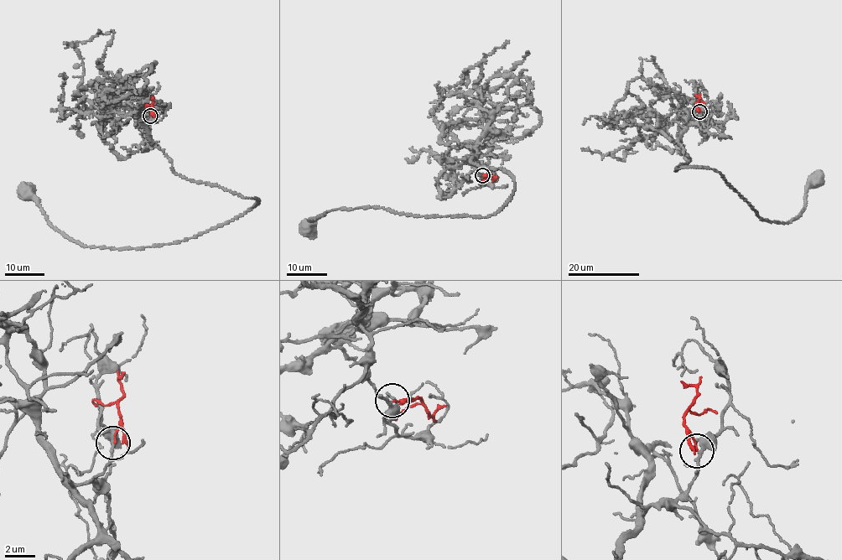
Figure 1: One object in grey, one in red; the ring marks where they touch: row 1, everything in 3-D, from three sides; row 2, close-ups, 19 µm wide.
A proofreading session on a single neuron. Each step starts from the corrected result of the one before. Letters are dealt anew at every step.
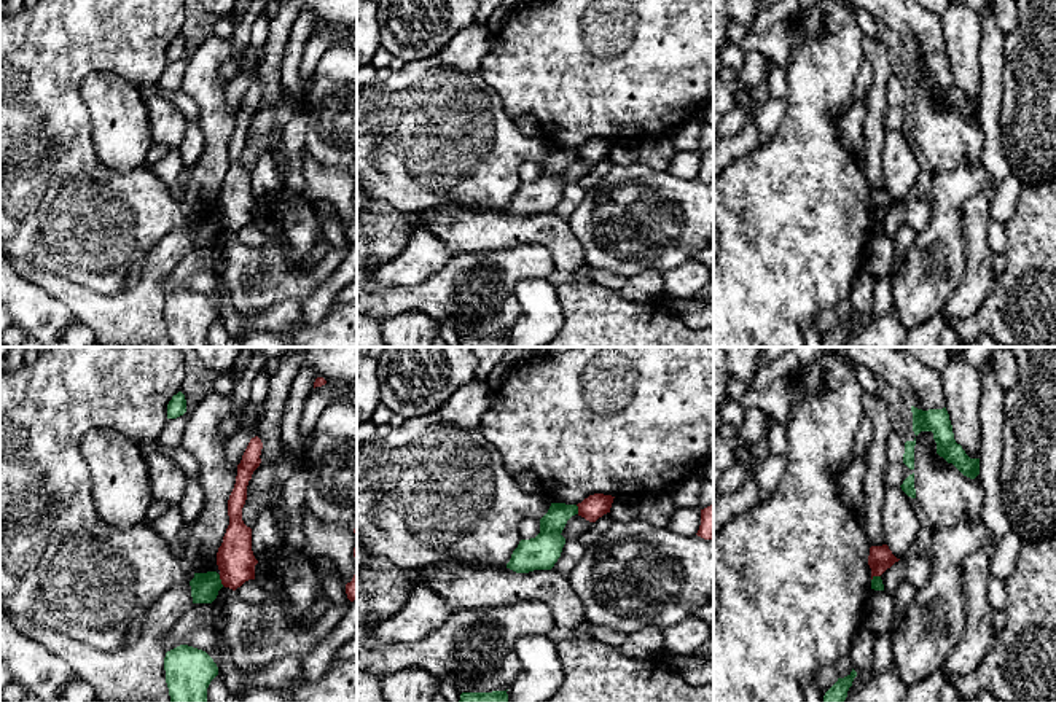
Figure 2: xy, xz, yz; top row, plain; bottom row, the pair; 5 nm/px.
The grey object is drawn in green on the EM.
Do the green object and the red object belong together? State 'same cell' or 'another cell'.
another cell

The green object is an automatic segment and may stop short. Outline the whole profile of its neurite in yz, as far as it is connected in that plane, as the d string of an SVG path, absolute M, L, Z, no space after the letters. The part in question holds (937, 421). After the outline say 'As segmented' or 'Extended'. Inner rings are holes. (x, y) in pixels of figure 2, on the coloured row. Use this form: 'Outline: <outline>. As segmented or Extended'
Outline: M911 406L913 431L932 431L937 443L937 454L952 463L964 476L975 479L980 474L980 458L970 458L960 444L956 443L952 425L946 408L922 411Z. As segmented

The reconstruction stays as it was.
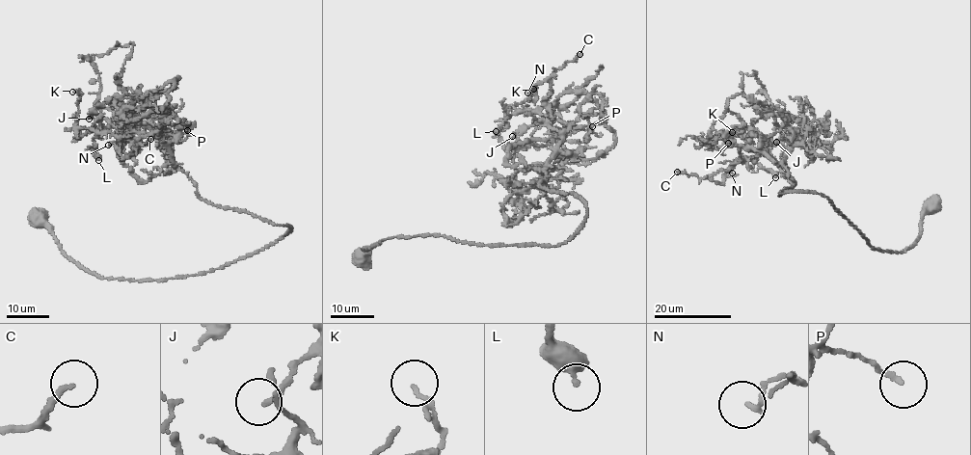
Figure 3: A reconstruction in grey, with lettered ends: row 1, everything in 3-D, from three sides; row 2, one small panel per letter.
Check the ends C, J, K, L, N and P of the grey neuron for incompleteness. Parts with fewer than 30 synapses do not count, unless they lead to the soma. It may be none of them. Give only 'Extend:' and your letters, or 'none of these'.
Extend: none of these

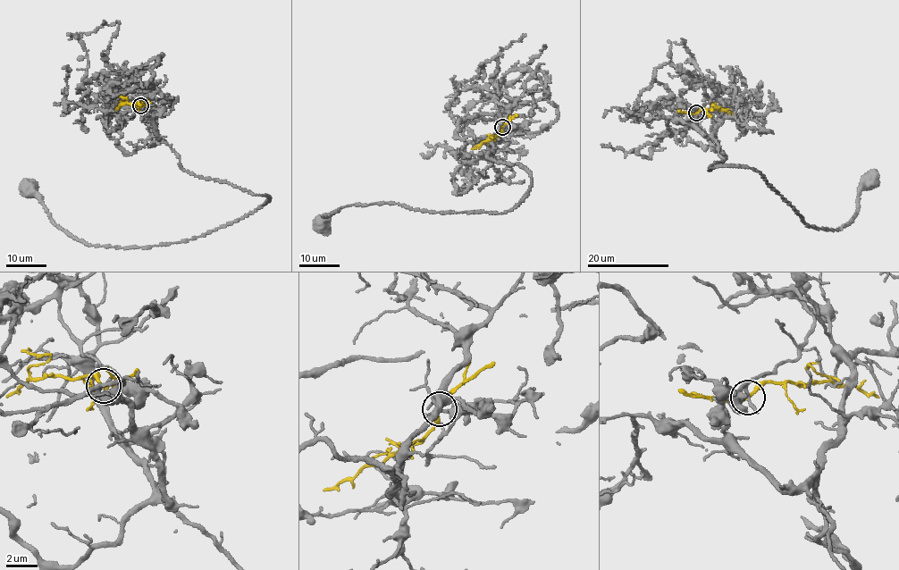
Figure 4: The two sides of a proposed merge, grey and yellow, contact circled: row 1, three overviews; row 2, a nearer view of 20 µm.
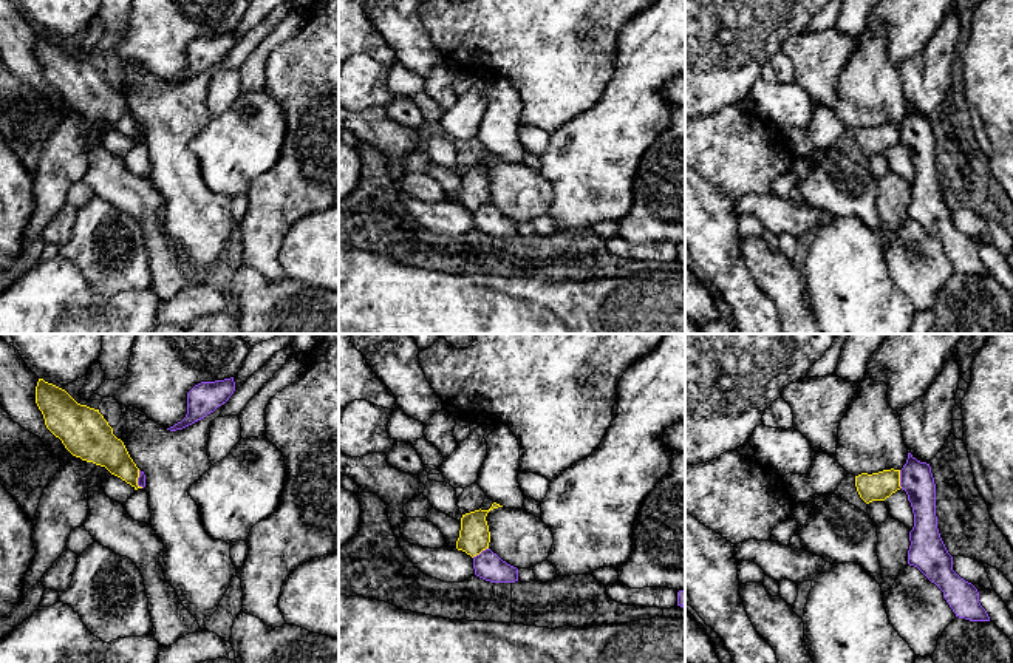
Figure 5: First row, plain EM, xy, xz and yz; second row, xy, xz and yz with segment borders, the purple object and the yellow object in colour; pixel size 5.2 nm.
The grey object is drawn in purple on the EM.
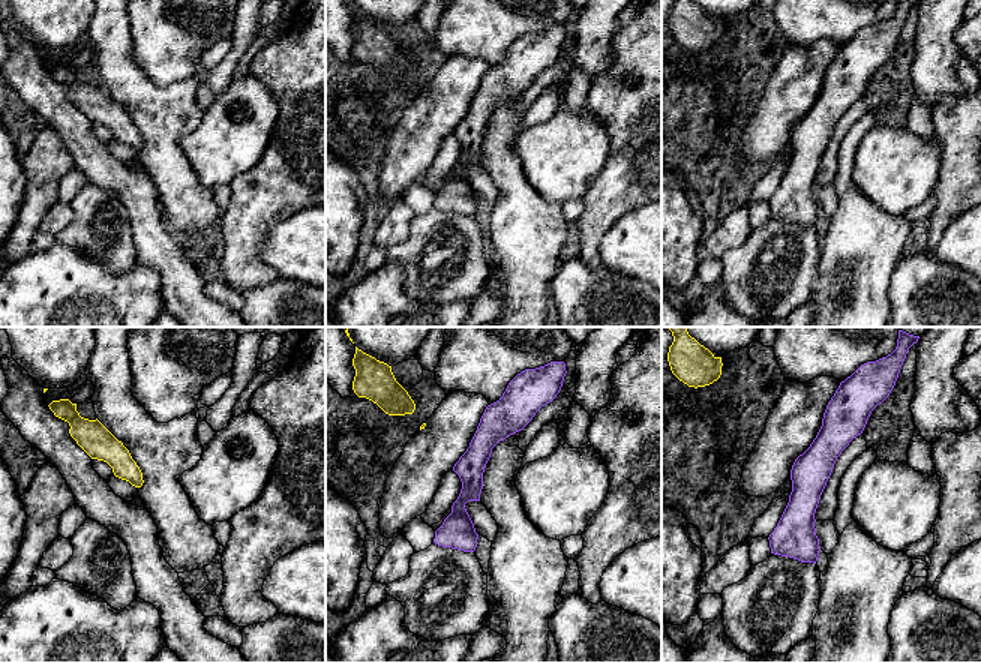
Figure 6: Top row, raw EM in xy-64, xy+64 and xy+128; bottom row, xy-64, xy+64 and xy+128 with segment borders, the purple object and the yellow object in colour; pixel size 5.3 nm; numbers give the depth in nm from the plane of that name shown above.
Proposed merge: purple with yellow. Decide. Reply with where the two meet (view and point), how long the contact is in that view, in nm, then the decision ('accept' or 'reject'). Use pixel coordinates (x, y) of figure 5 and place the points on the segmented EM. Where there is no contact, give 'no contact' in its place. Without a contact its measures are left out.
contact yz (900, 479); length 100 nm; reject

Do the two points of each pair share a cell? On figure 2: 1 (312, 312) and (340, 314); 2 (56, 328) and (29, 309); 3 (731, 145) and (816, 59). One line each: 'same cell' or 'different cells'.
1: different cells
2: same cell
3: different cells

